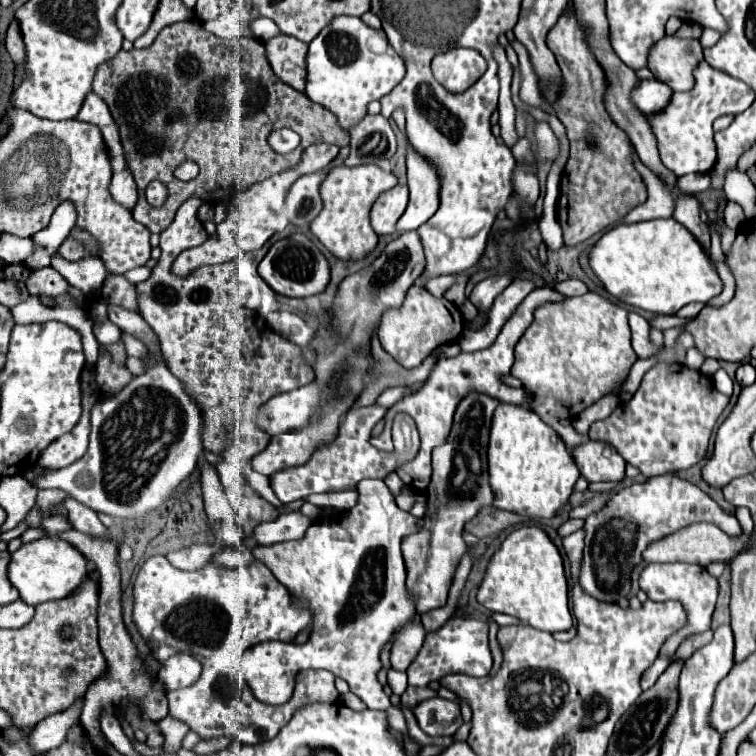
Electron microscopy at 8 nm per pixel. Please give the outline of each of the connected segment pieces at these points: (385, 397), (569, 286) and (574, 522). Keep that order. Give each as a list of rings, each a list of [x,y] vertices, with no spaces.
[[[389,387],[389,389],[385,389],[385,391],[379,395],[377,403],[379,403],[379,405],[383,405],[385,409],[389,409],[393,403],[397,403],[399,399],[403,399],[405,391],[407,391],[405,387]]]
[[[567,279],[567,281],[561,281],[553,287],[555,291],[567,295],[567,297],[573,297],[573,295],[585,295],[587,293],[587,285],[579,279]]]
[[[567,519],[567,521],[557,529],[557,533],[559,533],[559,537],[563,539],[563,537],[575,533],[575,531],[581,529],[581,527],[583,527],[583,519]]]

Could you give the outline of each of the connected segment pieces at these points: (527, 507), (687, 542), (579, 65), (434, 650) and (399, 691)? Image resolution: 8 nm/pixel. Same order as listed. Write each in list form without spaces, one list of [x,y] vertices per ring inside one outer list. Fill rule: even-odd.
[[[499,403],[499,407],[495,409],[487,459],[489,459],[489,485],[495,495],[493,505],[523,517],[533,517],[533,519],[555,517],[557,511],[569,501],[573,485],[579,479],[579,469],[573,463],[571,453],[565,449],[561,437],[549,425],[545,425],[539,419],[539,415],[535,415],[531,409],[511,403]]]
[[[695,523],[663,537],[663,541],[653,541],[643,551],[643,561],[647,563],[697,563],[705,567],[713,561],[731,561],[747,545],[747,541],[749,541],[749,535],[731,539],[727,537],[727,533],[723,533],[719,527],[711,523]]]
[[[575,11],[571,15],[561,15],[559,23],[547,35],[547,45],[563,71],[563,89],[551,107],[565,125],[571,143],[571,157],[561,179],[563,201],[559,205],[559,223],[565,243],[575,245],[611,227],[633,207],[645,203],[647,187],[633,167],[629,137],[611,121],[609,113],[605,111],[605,75],[585,43],[585,31],[577,23]]]
[[[451,617],[447,619],[437,631],[425,633],[423,647],[419,649],[417,657],[407,669],[409,685],[413,687],[427,687],[433,681],[439,681],[445,675],[451,673],[463,673],[473,677],[485,677],[493,665],[493,657],[489,651],[489,639],[487,639],[487,623],[479,619],[463,619],[463,617]]]
[[[389,669],[387,671],[387,683],[395,695],[403,695],[403,691],[407,689],[407,675],[403,671]]]

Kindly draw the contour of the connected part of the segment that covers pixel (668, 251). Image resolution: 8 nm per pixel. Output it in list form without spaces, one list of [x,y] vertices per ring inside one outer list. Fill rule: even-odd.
[[[675,219],[617,225],[595,243],[589,257],[589,267],[611,297],[655,315],[675,315],[693,301],[707,303],[723,289],[699,241]]]

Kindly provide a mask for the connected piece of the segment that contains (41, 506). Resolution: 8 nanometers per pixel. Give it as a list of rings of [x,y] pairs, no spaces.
[[[43,489],[37,493],[37,509],[45,515],[61,515],[67,519],[67,509],[61,505],[69,495],[59,489]]]

